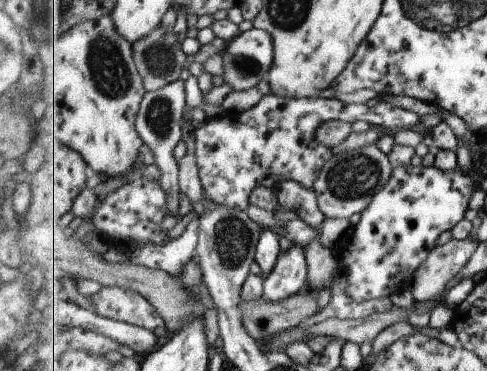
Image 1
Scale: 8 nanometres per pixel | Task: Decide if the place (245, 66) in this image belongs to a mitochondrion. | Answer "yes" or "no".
yes

